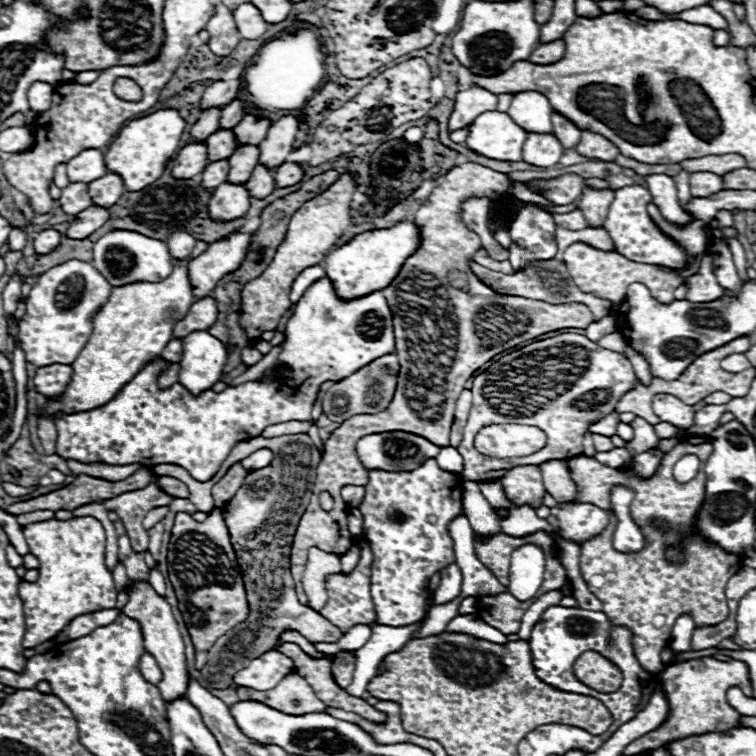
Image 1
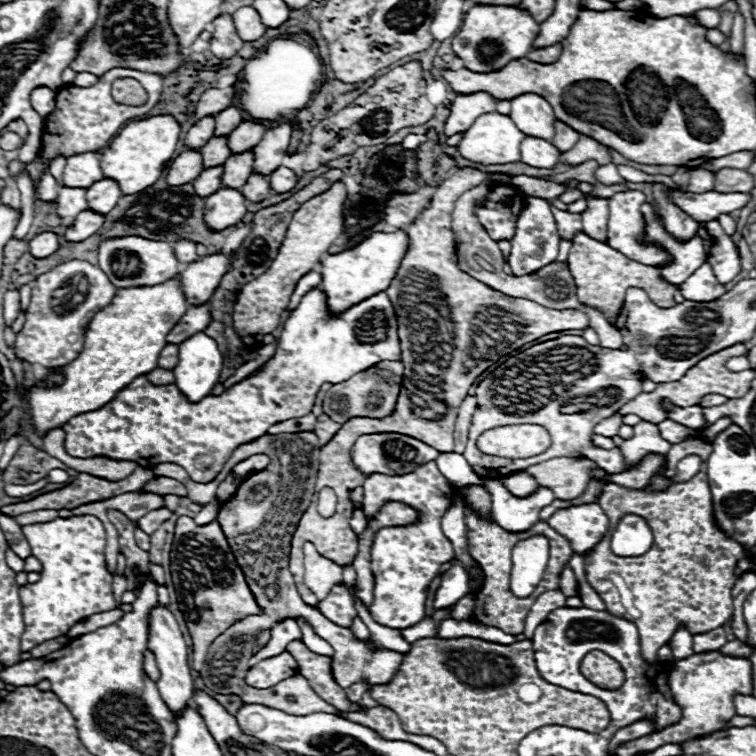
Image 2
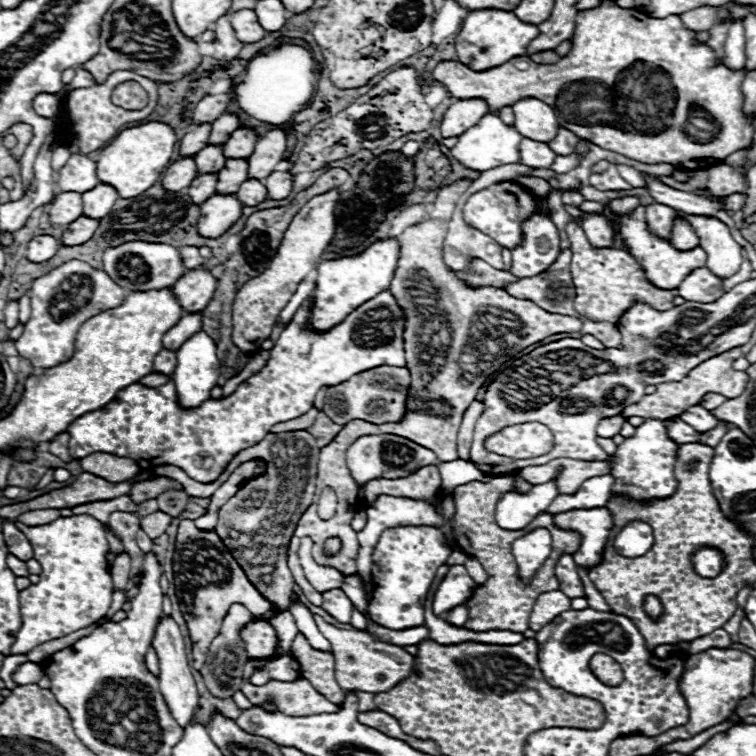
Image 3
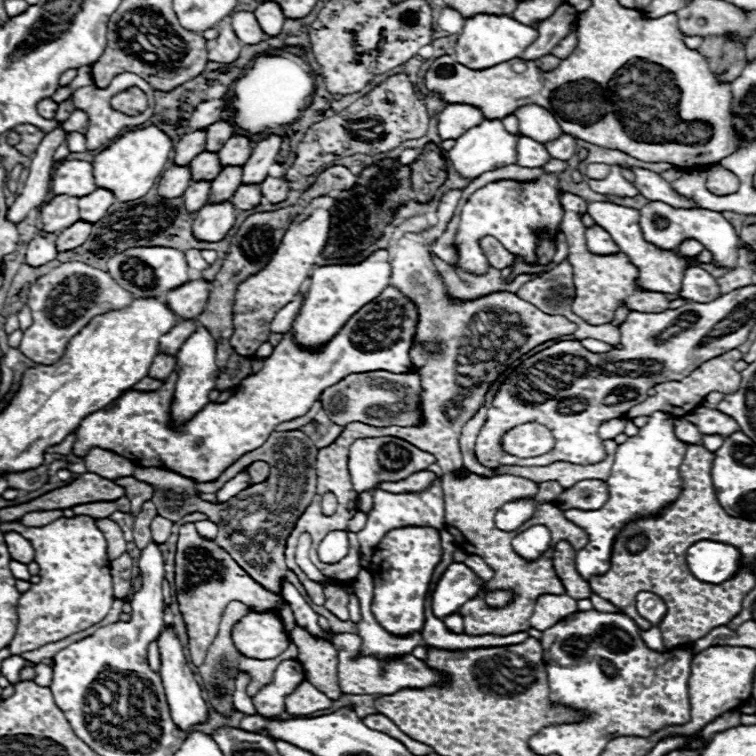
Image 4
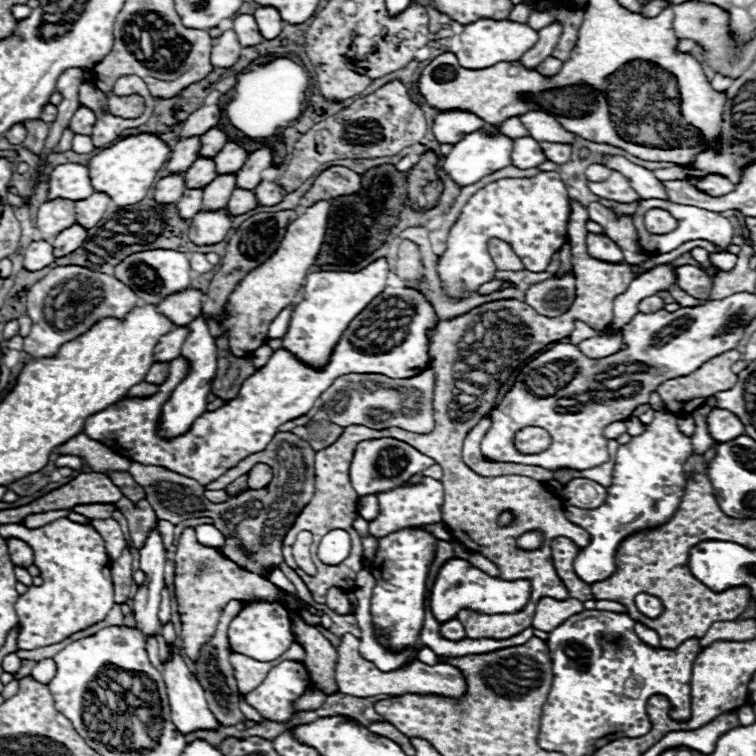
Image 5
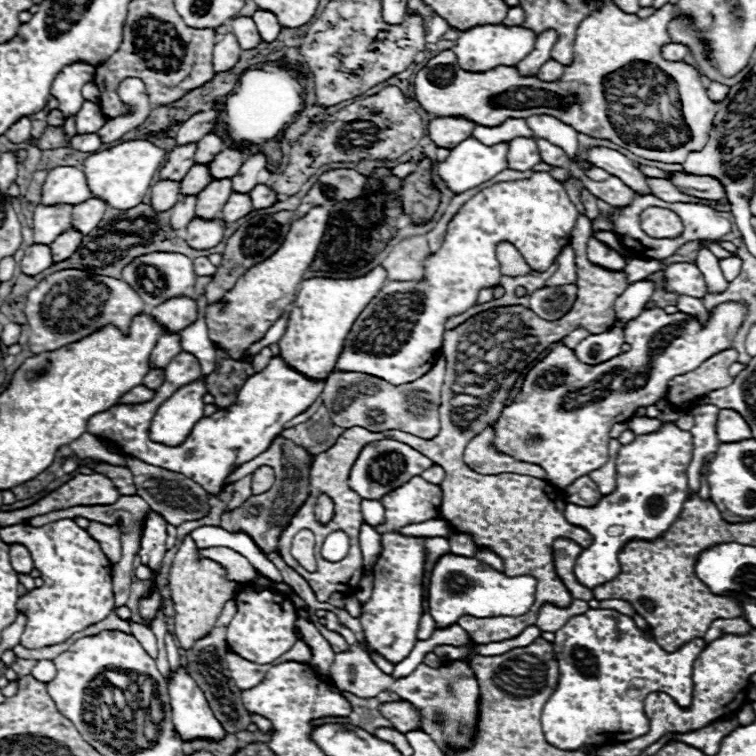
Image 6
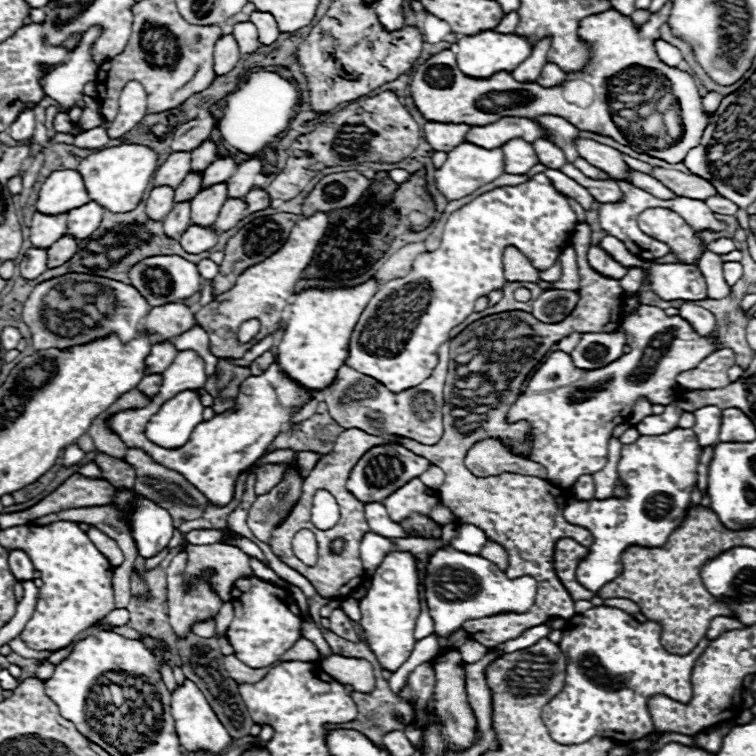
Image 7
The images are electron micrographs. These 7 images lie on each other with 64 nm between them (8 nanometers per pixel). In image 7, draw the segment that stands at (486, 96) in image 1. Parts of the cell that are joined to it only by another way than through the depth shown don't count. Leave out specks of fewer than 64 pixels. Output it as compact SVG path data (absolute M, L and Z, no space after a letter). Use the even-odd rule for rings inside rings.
M428 122L424 126L424 138L430 142L434 150L450 152L460 144L468 132L468 124L444 124L444 122Z

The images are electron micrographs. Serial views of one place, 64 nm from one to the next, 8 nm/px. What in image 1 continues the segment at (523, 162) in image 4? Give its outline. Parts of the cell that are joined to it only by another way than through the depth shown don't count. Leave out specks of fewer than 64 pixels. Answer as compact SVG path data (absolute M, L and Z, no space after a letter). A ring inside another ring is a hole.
M528 134L528 140L524 142L524 162L540 166L540 168L552 168L558 164L560 156L564 154L564 148L560 140L554 134Z

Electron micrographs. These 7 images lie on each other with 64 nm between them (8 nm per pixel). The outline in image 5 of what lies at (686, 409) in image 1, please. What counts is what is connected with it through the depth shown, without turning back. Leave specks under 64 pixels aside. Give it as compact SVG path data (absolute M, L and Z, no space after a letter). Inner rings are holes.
M714 408L708 414L708 432L714 440L728 442L728 440L734 440L736 436L744 434L744 424L732 412Z

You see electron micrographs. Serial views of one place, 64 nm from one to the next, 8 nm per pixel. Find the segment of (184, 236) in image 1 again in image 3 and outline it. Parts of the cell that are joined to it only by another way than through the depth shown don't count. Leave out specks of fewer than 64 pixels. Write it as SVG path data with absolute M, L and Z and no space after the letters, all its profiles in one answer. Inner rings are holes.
M182 246L178 248L180 250L180 256L182 256L182 262L184 266L190 270L190 268L198 268L204 264L204 258L198 254L198 248L196 246Z

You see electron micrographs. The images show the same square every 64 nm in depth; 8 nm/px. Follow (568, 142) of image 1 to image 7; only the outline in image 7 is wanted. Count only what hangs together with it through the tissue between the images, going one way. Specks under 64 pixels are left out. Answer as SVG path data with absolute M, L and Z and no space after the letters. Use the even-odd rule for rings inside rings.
M540 138L534 142L534 148L536 148L536 156L538 156L540 164L544 164L548 168L562 168L566 164L564 152L558 146L554 146L552 142Z

